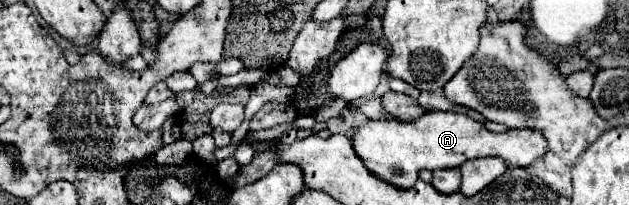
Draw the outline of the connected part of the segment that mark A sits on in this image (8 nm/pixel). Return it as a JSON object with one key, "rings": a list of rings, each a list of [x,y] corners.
{"rings":[[[428,112],[422,118],[414,122],[398,122],[398,120],[372,120],[368,124],[362,124],[360,128],[354,128],[354,150],[356,154],[366,162],[368,170],[374,170],[380,178],[386,178],[386,182],[394,182],[394,186],[410,188],[418,180],[418,172],[422,168],[456,168],[462,166],[466,160],[474,158],[488,158],[488,156],[500,156],[506,164],[510,166],[530,166],[534,160],[542,158],[542,154],[548,148],[548,142],[542,132],[532,130],[532,128],[522,128],[522,130],[508,130],[502,134],[488,132],[480,122],[468,118],[466,114],[456,114],[456,112]]]}

